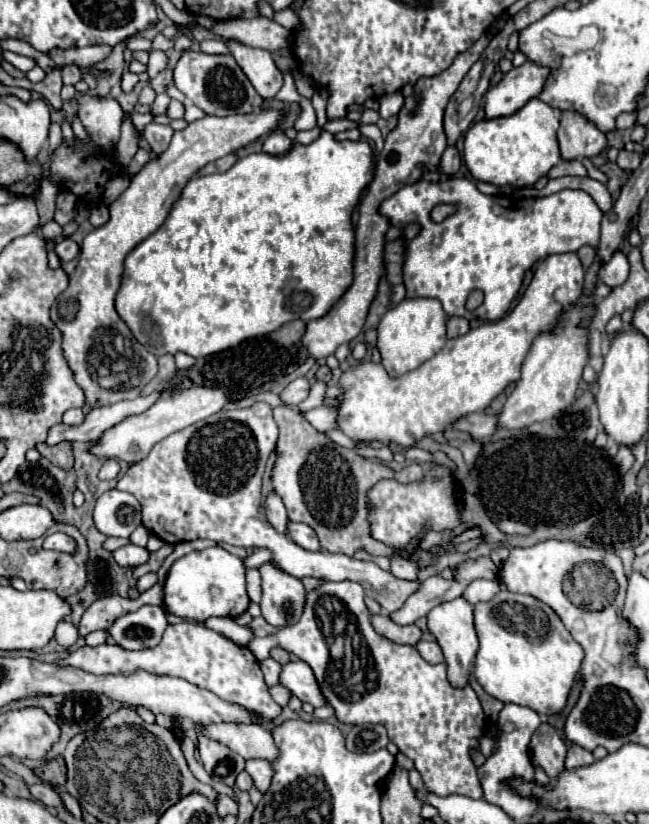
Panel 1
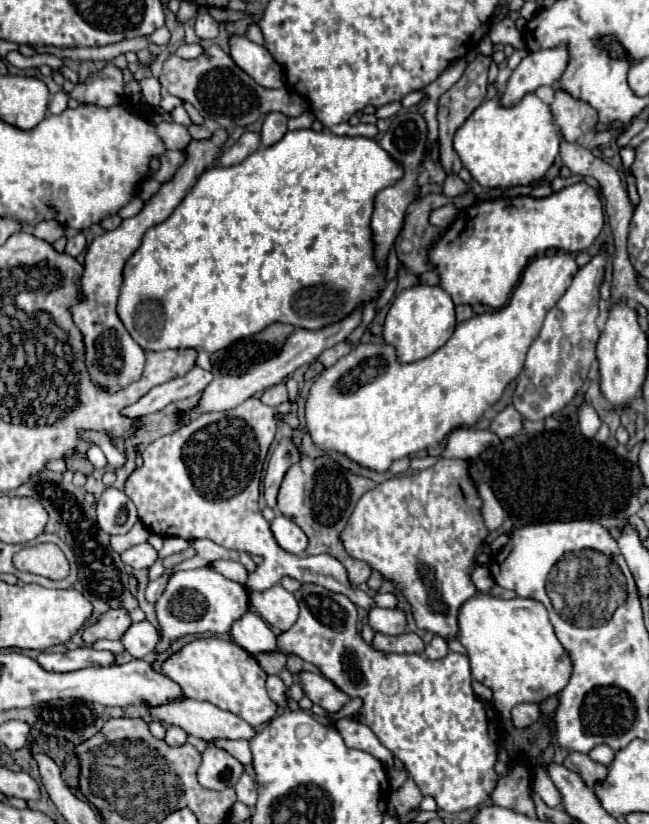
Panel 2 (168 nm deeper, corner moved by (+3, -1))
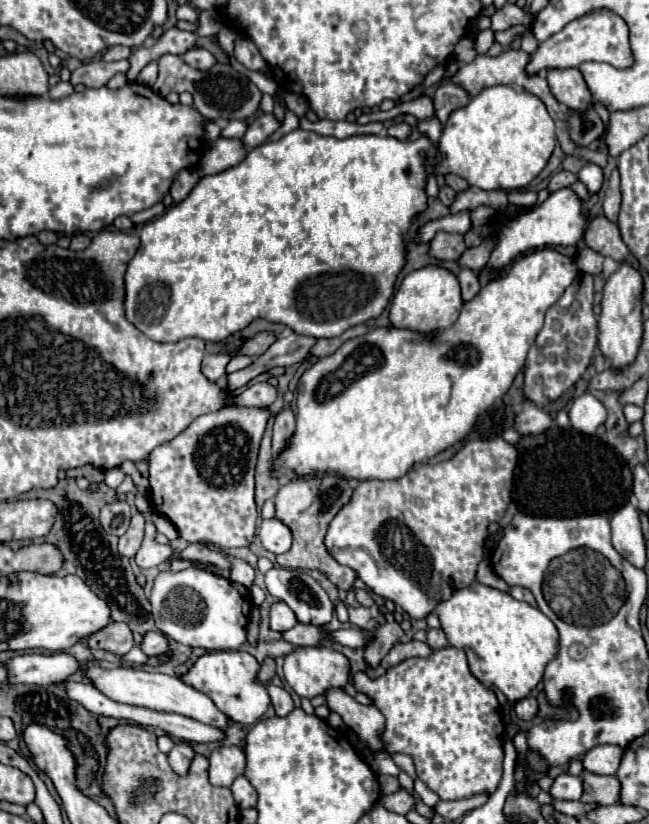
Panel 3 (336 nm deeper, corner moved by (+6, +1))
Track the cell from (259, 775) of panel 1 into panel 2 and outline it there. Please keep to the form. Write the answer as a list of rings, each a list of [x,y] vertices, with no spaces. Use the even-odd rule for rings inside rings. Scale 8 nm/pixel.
[[[239,739],[239,741],[215,741],[217,747],[229,751],[237,761],[241,761],[243,767],[251,767],[253,765],[253,757],[251,757],[251,749],[249,749],[249,741]]]

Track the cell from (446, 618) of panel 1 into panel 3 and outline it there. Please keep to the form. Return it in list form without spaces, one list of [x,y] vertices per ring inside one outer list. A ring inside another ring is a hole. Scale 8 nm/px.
[[[502,437],[468,441],[452,459],[424,463],[408,475],[392,481],[360,481],[352,499],[328,525],[324,545],[342,565],[356,571],[358,579],[380,597],[392,599],[412,619],[426,619],[436,603],[450,597],[450,581],[468,587],[476,581],[476,567],[484,555],[488,525],[500,521],[512,493],[518,451]]]

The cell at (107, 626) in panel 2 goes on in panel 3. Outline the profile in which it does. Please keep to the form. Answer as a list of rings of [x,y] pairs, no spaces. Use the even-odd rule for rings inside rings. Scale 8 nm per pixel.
[[[116,621],[106,625],[102,631],[90,635],[86,643],[88,643],[90,649],[104,649],[104,651],[114,653],[118,657],[126,655],[134,647],[132,631],[128,629],[128,625],[126,623],[116,623]]]

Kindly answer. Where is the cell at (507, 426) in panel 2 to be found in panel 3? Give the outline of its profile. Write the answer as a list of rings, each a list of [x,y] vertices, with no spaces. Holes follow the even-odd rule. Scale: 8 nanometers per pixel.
[[[526,401],[524,409],[516,415],[516,429],[522,435],[538,435],[538,433],[550,429],[552,425],[554,425],[552,415],[530,401]]]

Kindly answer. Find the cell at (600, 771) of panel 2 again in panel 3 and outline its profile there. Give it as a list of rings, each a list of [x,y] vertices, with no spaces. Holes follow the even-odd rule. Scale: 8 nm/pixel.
[[[590,771],[582,773],[584,779],[584,795],[582,803],[598,803],[598,805],[614,805],[618,803],[618,779],[606,775],[594,775]]]

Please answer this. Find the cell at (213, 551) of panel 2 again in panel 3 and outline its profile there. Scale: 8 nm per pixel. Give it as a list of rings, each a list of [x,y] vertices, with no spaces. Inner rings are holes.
[[[232,559],[232,581],[234,583],[240,583],[240,585],[244,585],[244,587],[250,587],[252,583],[254,583],[254,569],[246,563],[246,561],[242,561],[242,559]]]

